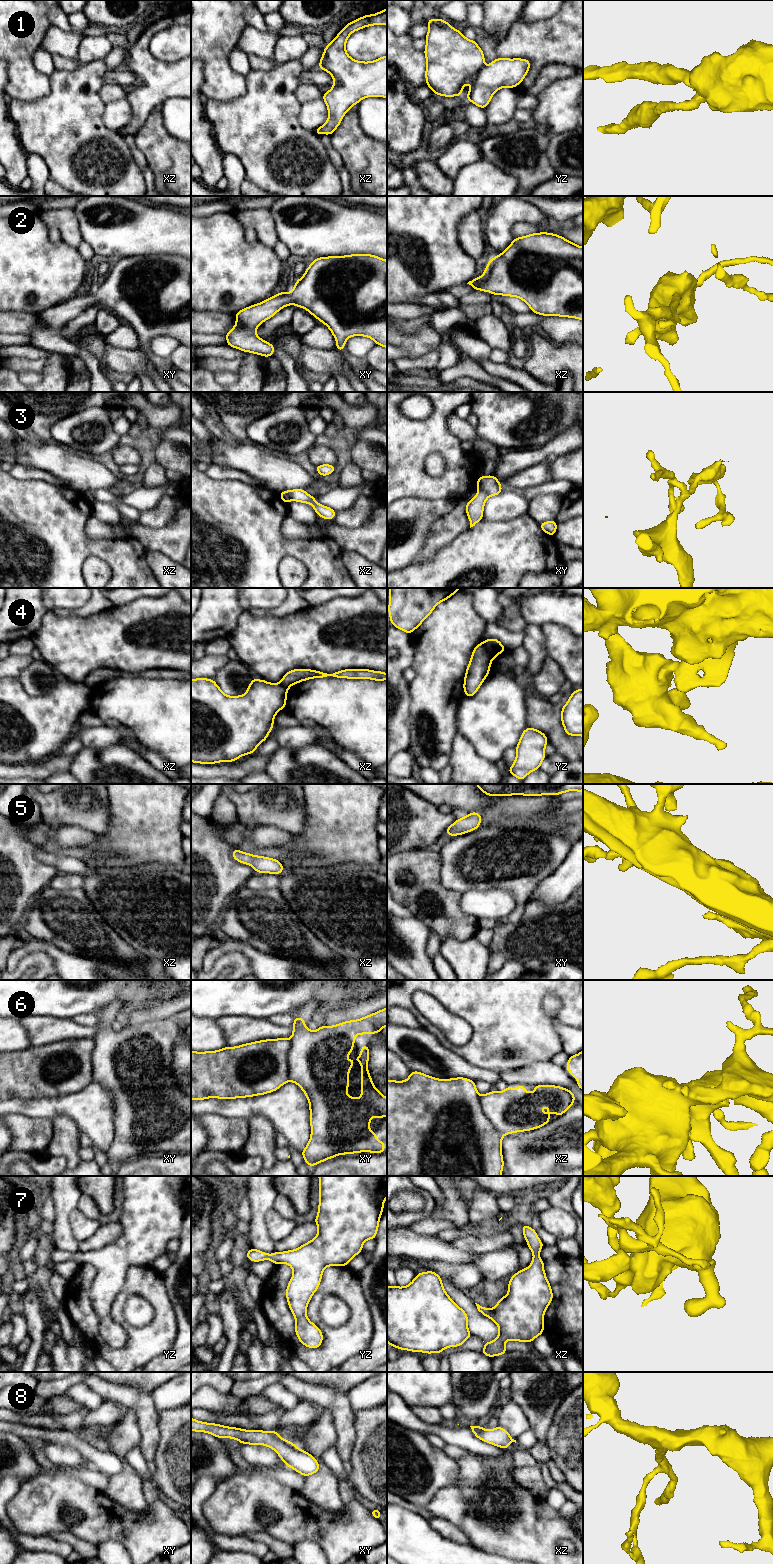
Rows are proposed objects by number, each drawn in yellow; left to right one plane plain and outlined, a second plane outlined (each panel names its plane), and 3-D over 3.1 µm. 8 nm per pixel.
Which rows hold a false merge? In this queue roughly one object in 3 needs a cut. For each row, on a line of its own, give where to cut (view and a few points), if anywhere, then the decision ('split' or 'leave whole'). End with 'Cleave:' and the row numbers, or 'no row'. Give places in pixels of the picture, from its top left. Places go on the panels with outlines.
1: no cut | leave whole
2: no cut | leave whole
3: xz (286, 490), (291, 499) | split
4: yz (483, 642), (487, 654), (492, 659) | split
5: no cut | leave whole
6: no cut | leave whole
7: no cut | leave whole
8: no cut | leave whole
Cleave: 3, 4

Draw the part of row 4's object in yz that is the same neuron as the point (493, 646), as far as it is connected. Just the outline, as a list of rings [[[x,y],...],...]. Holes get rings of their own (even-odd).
[[[496,638],[486,639],[484,640],[484,644],[486,651],[492,660],[495,659],[499,653],[507,651],[502,643]]]

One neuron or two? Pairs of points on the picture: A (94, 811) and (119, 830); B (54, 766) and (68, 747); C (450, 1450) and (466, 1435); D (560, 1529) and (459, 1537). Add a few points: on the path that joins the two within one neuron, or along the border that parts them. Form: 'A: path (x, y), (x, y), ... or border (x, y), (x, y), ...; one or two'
A: border (109, 800), (109, 827), (99, 834); two
B: border (75, 753), (57, 756); two
C: border (447, 1443), (471, 1452); two
D: border (449, 1521), (466, 1534), (471, 1544); two

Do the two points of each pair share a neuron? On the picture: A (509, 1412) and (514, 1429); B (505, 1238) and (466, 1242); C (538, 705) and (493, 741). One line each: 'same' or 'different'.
A: same
B: same
C: different

